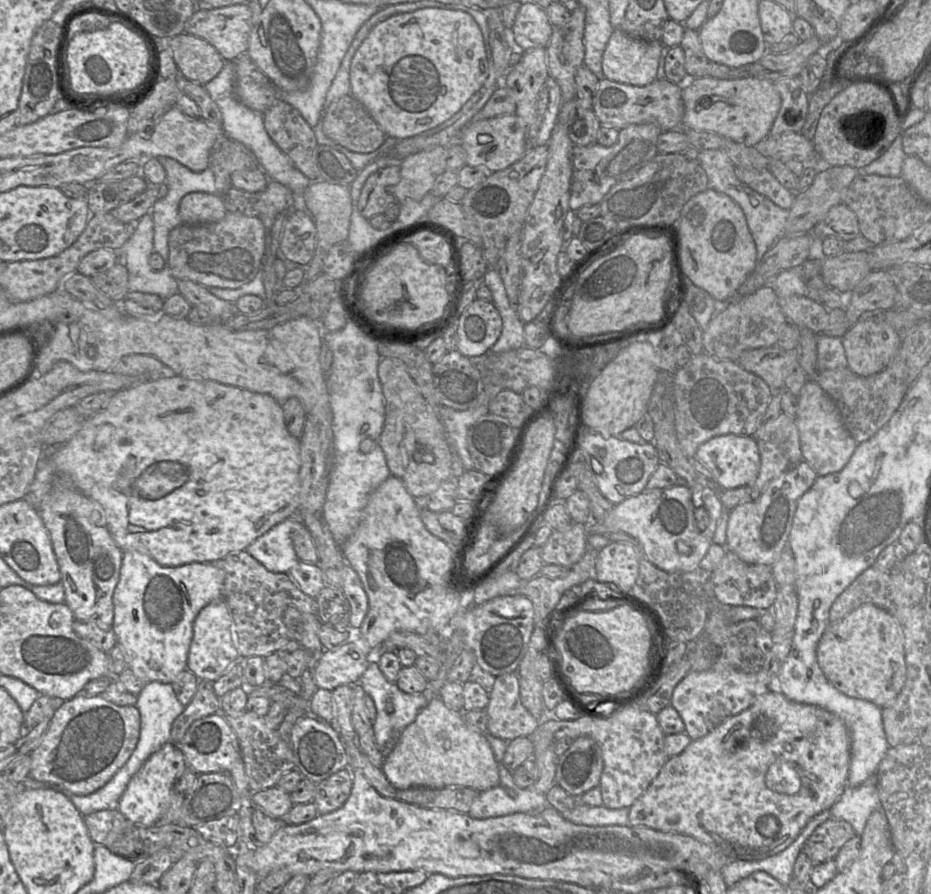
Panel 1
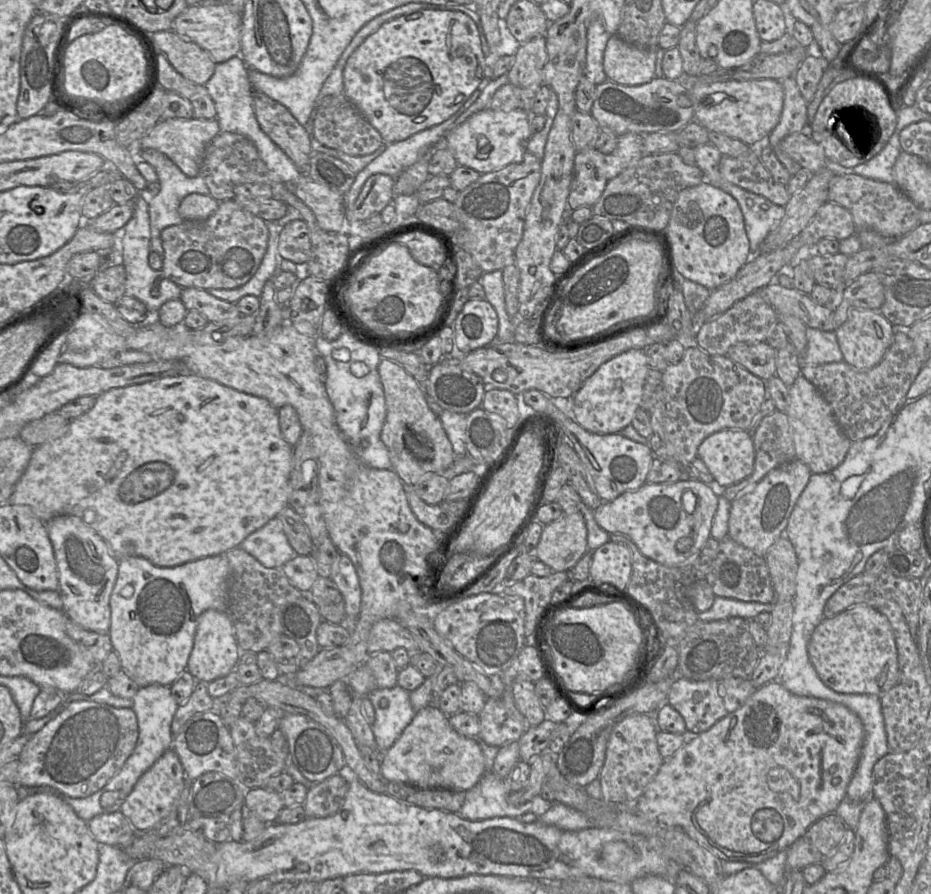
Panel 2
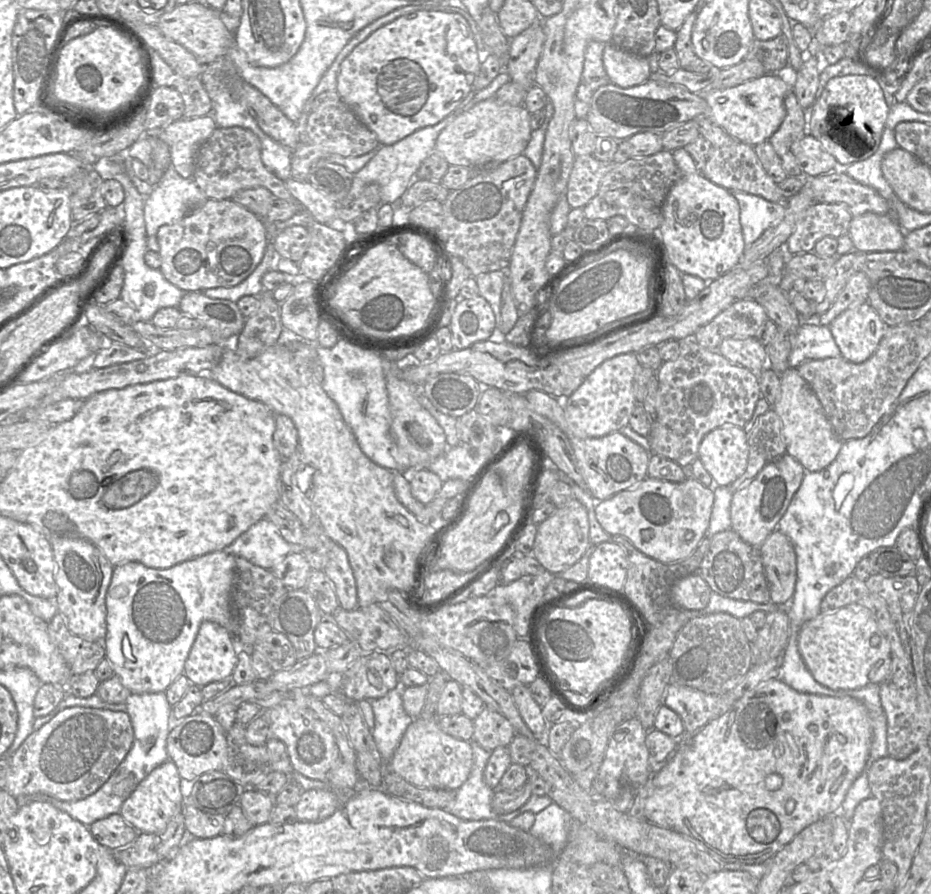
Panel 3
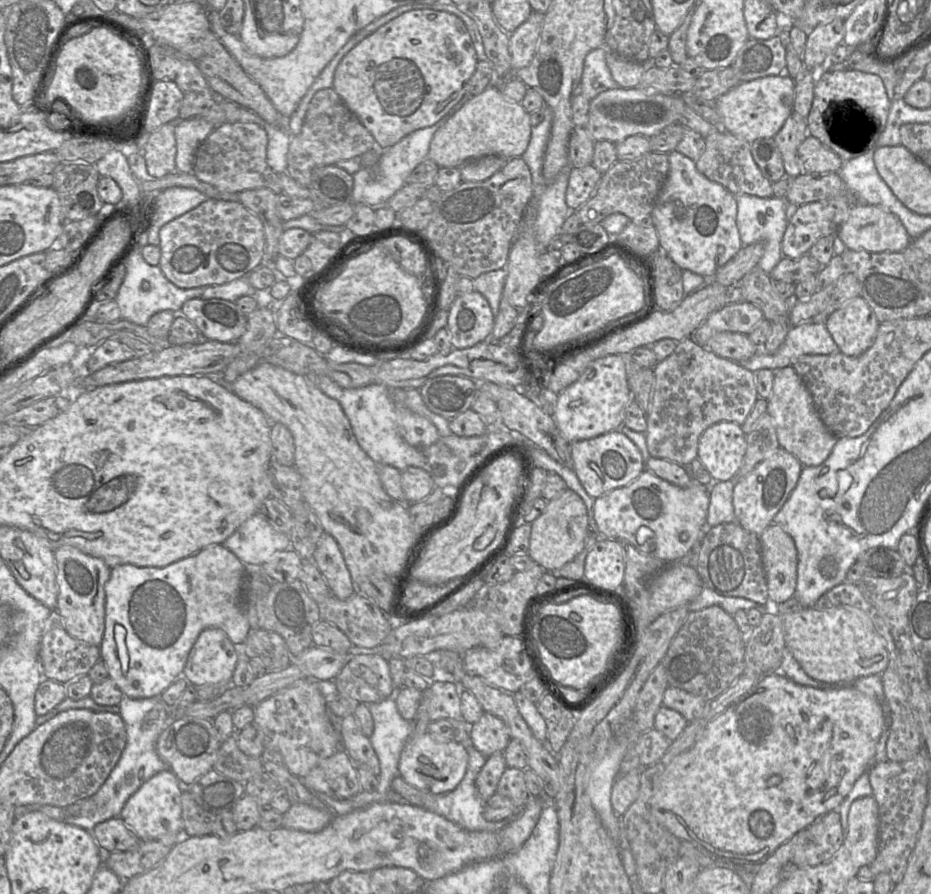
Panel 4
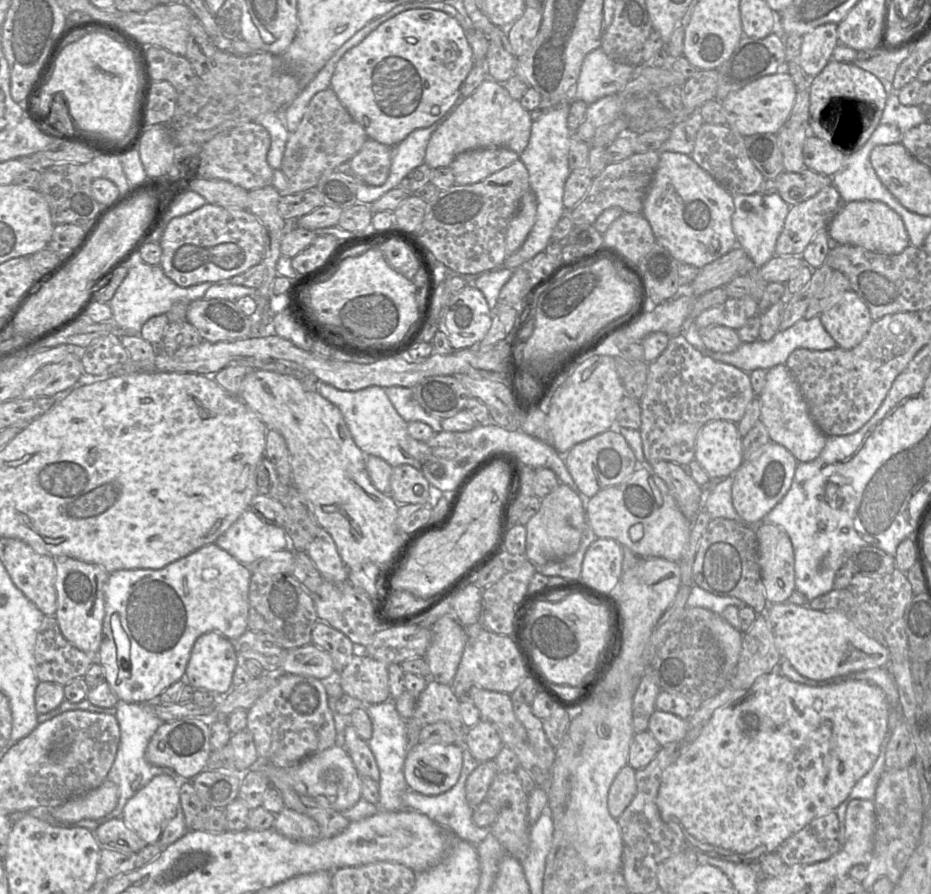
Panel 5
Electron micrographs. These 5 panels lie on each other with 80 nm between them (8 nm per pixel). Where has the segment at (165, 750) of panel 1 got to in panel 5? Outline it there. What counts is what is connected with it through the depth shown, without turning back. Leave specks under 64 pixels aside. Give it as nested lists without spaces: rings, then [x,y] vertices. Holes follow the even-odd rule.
[[[168,774],[155,776],[124,806],[121,818],[146,844],[167,847],[187,832],[179,786],[179,783]]]

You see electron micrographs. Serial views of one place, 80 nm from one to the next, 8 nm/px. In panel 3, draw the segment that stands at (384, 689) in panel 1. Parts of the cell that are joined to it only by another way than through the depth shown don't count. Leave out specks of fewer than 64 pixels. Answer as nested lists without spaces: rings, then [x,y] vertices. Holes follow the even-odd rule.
[[[394,689],[381,698],[369,701],[375,719],[372,735],[384,761],[385,772],[387,763],[414,718],[403,708],[402,689]]]

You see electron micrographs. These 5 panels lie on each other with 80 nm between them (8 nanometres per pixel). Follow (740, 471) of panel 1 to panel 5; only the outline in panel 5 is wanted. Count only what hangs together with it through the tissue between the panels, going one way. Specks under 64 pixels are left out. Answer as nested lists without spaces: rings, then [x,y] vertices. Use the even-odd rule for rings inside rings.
[[[713,420],[702,426],[696,437],[694,460],[710,479],[732,476],[744,461],[737,424]]]

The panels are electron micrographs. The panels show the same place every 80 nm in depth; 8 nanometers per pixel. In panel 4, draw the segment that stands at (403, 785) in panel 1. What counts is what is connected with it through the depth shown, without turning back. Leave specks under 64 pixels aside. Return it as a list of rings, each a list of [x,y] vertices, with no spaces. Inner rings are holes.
[[[429,733],[410,737],[398,763],[399,775],[410,785],[432,794],[444,794],[454,790],[463,779],[469,755],[460,742],[438,742]]]

